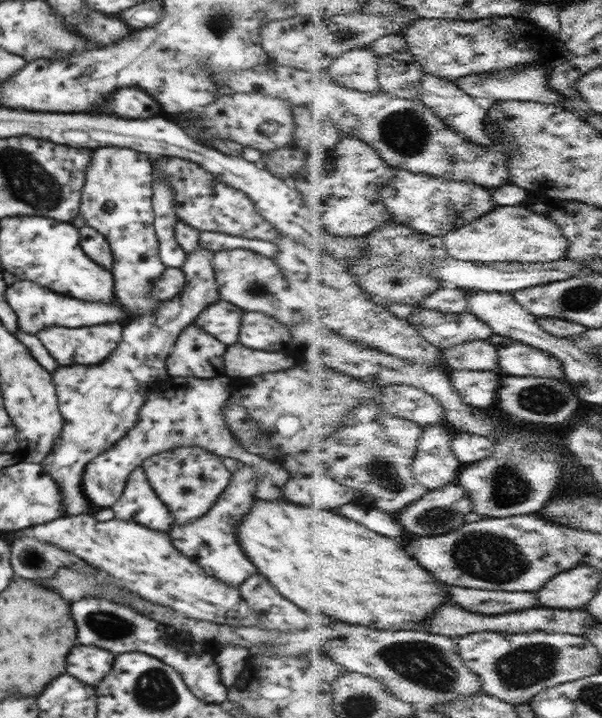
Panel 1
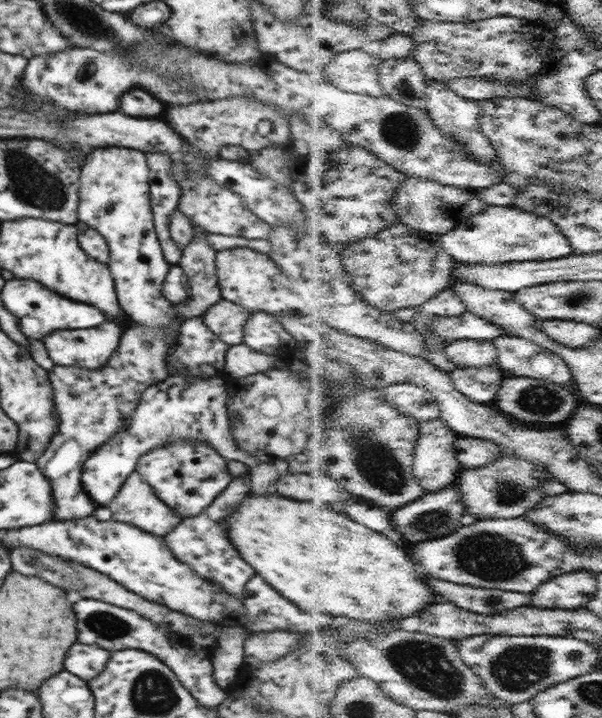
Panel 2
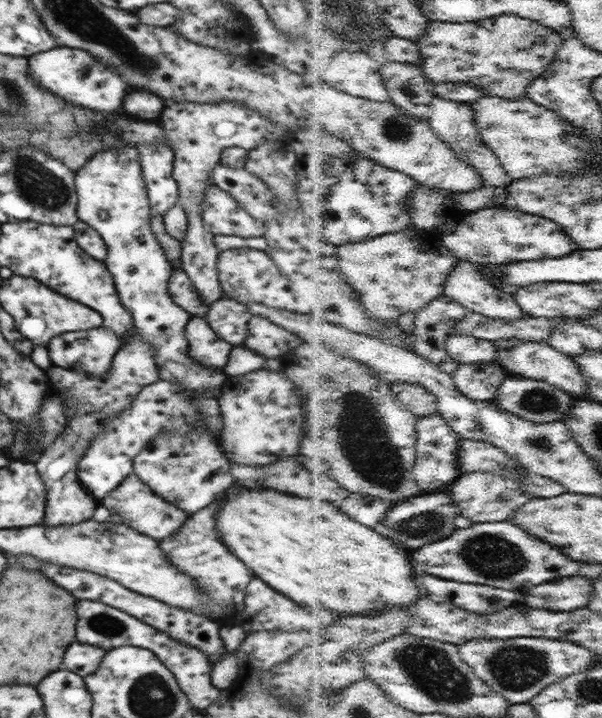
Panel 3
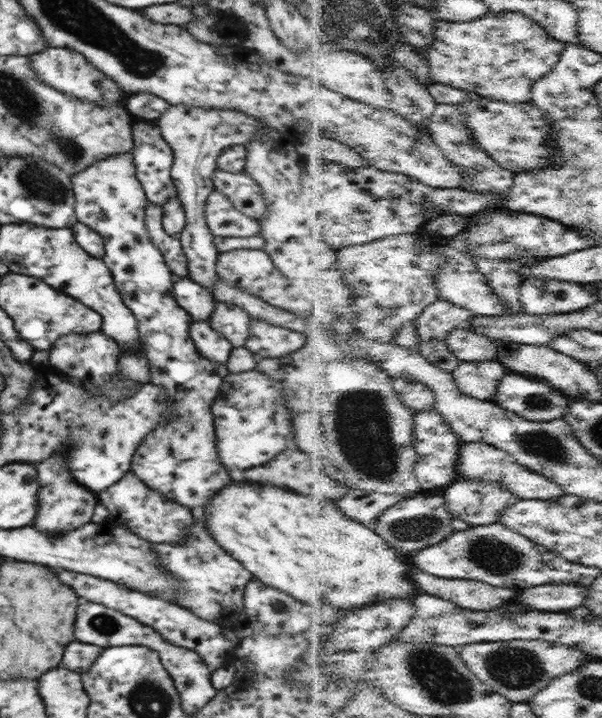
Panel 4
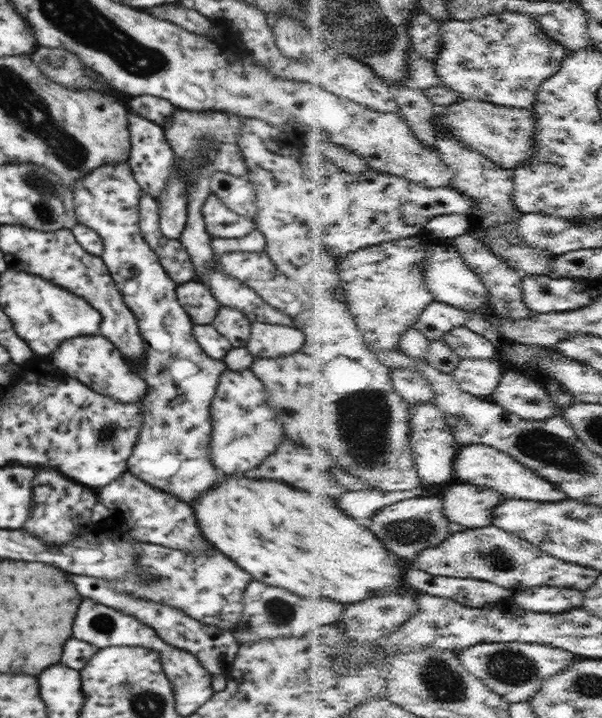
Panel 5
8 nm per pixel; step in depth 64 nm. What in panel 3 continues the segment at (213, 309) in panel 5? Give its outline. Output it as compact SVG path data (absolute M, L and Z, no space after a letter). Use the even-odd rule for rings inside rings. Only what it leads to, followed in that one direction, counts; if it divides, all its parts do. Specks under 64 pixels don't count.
M174 269L168 282L168 294L174 304L189 312L191 316L202 317L208 312L208 304L202 304L196 286L191 283L186 272Z

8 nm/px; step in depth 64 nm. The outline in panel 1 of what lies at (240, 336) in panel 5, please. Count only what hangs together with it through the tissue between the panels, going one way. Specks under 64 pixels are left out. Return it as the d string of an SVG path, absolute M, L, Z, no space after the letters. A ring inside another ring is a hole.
M218 300L208 305L195 318L195 322L198 326L202 326L208 334L218 338L222 344L230 346L238 340L242 315L244 315L244 311L238 306L224 300Z

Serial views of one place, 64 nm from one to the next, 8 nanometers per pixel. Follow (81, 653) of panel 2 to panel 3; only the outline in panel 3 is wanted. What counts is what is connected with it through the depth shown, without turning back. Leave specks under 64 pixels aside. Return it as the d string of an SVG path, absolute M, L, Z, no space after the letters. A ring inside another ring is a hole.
M83 643L72 644L64 654L64 668L84 679L98 670L106 654L107 651L101 647Z

